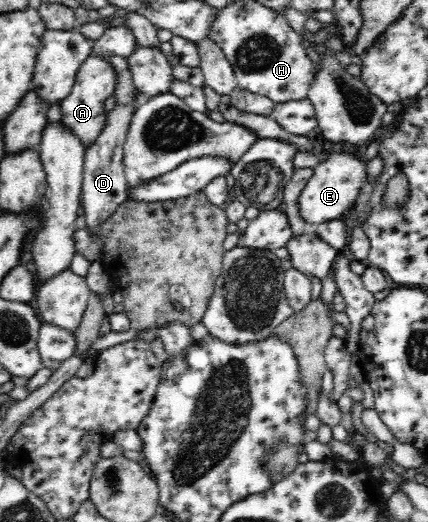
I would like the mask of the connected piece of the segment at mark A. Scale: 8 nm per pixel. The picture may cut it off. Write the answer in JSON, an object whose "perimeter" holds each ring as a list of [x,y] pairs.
{"perimeter":[[[96,56],[89,57],[78,71],[72,93],[59,105],[61,110],[59,123],[78,138],[84,149],[88,150],[95,144],[106,126],[108,111],[104,109],[104,102],[109,97],[115,96],[118,87],[117,73],[114,65],[108,60]]]}

